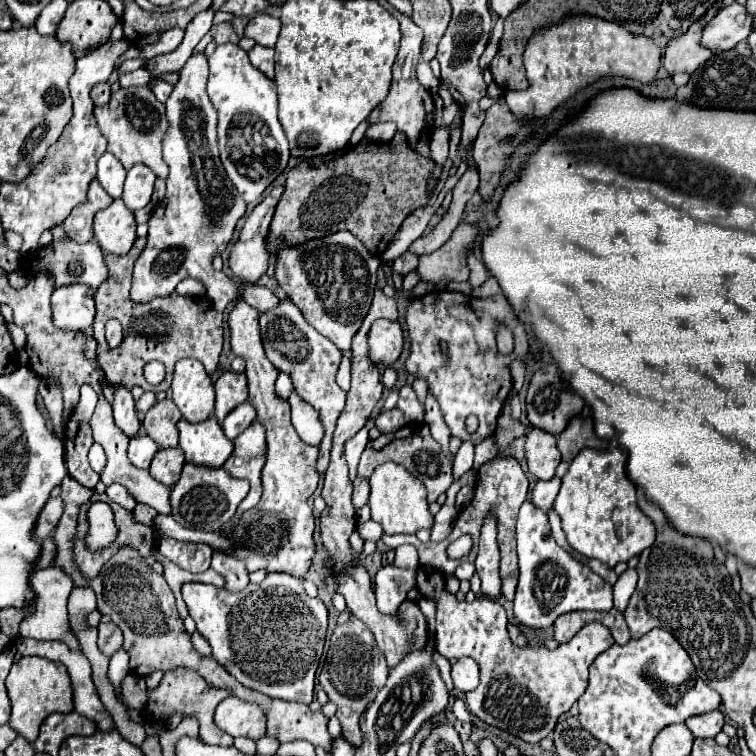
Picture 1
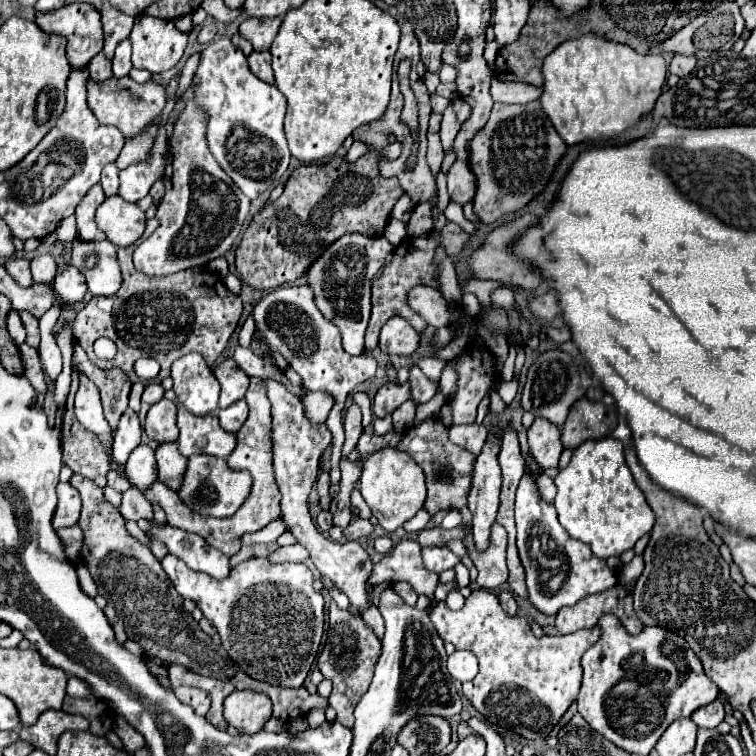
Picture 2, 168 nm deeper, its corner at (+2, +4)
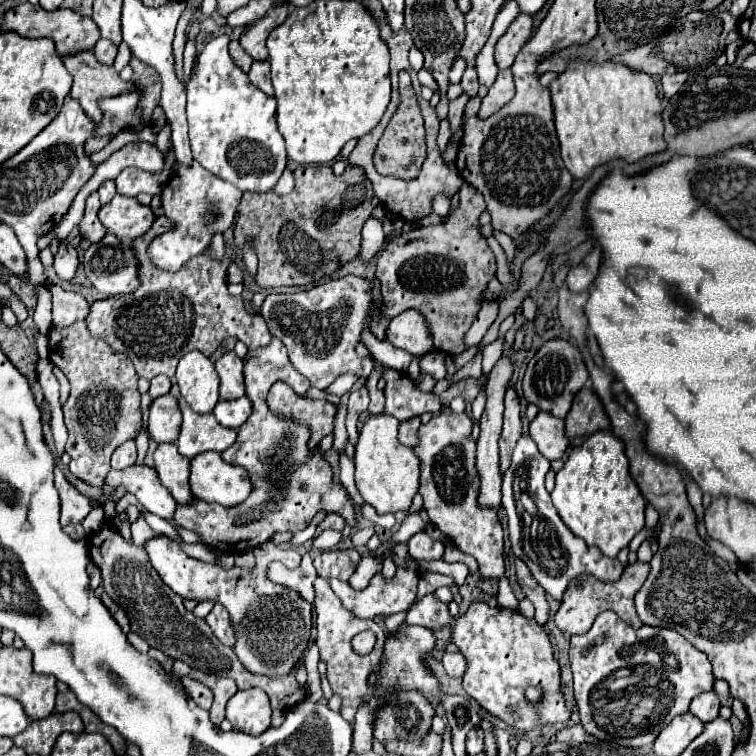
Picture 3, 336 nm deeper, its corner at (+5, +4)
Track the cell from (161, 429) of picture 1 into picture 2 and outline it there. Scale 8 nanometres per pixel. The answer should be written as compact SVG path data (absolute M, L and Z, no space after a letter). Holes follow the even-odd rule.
M166 398L156 402L146 414L144 430L146 430L148 438L152 438L156 442L176 442L176 438L178 438L176 404Z

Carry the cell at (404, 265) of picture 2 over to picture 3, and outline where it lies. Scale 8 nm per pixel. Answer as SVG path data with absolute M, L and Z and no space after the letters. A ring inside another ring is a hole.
M463 184L459 206L451 210L441 224L411 230L389 240L377 258L377 278L381 280L383 314L393 318L403 310L419 310L431 328L433 346L445 354L467 350L465 332L475 320L487 284L495 278L495 256L481 234L479 212L485 212L485 200L479 190Z

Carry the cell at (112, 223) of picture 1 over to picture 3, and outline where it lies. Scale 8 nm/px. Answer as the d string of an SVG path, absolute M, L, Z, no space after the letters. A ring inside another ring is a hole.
M117 194L109 204L101 206L99 220L109 232L117 234L117 238L135 240L151 228L155 216L151 208L143 206L137 198Z

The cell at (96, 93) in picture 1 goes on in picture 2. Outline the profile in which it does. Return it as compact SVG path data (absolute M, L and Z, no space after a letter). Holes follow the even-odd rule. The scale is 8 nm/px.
M96 54L94 60L90 60L88 64L88 70L90 70L90 78L96 82L96 84L102 84L104 80L108 80L112 76L112 70L110 70L110 60L104 58L104 54Z

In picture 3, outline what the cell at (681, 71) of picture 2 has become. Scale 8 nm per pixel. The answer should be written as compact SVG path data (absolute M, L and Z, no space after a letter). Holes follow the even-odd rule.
M677 72L677 74L673 74L673 76L665 74L665 76L661 78L661 86L663 86L663 96L665 96L665 100L669 100L671 96L675 96L675 94L679 92L679 88L687 82L687 78L689 78L687 72Z

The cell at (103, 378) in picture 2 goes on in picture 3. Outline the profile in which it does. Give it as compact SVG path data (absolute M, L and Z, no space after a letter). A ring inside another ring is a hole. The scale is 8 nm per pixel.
M73 322L71 326L49 328L49 360L63 370L71 382L71 394L61 406L65 426L69 432L65 452L71 456L69 470L91 486L103 486L109 460L117 446L127 440L135 440L141 432L141 410L137 372L133 362L125 354L115 354L109 344L93 336L85 322Z

